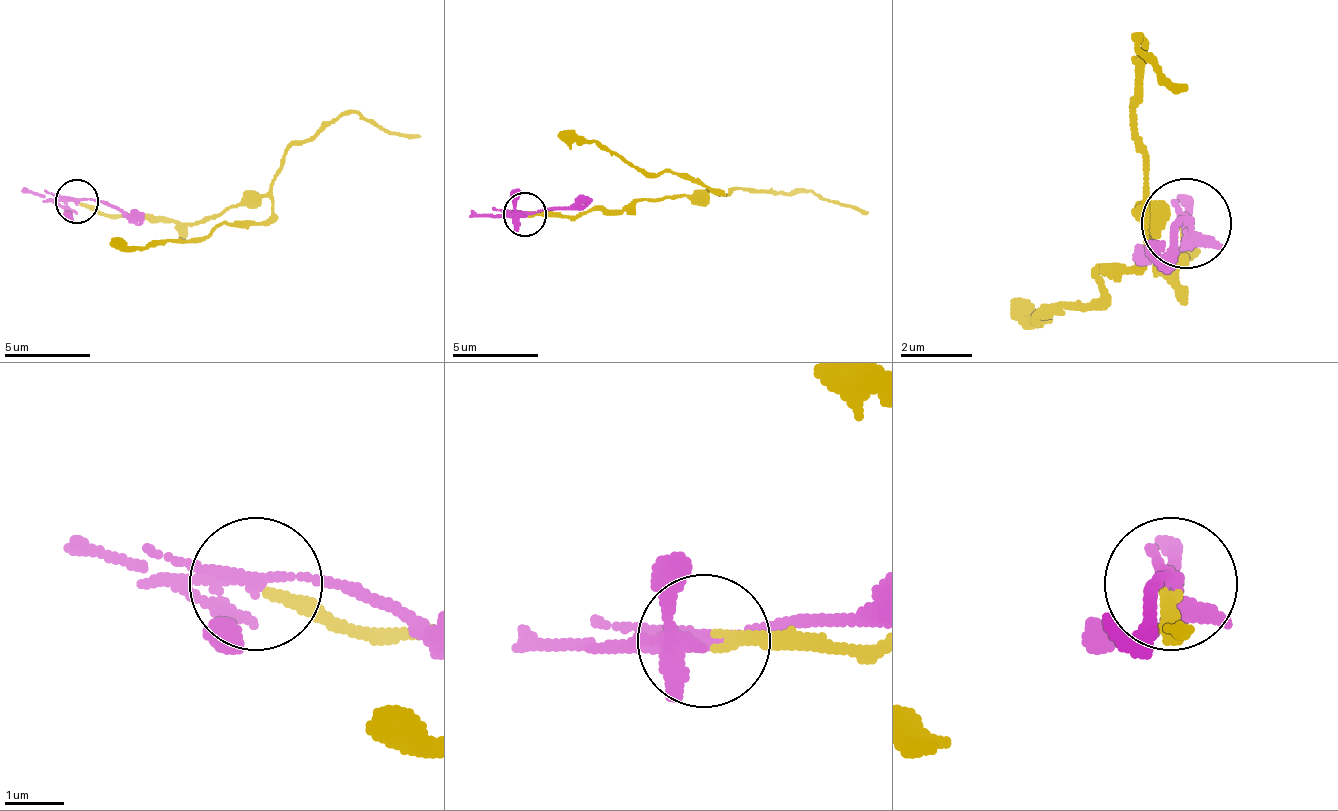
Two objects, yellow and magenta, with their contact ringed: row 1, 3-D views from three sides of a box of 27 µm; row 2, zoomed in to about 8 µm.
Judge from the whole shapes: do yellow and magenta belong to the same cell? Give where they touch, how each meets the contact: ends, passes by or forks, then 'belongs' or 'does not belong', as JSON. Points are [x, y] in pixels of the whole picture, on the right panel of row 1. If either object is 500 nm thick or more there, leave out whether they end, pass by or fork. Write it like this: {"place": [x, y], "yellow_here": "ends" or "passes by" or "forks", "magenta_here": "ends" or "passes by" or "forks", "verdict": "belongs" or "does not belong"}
{"place": [1186, 223], "yellow_here": "ends", "magenta_here": "forks", "verdict": "does not belong"}

